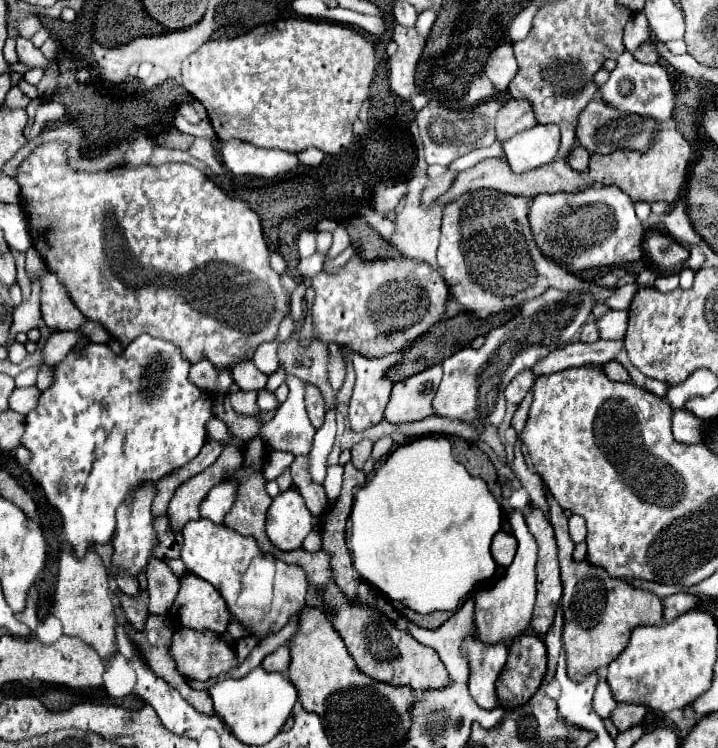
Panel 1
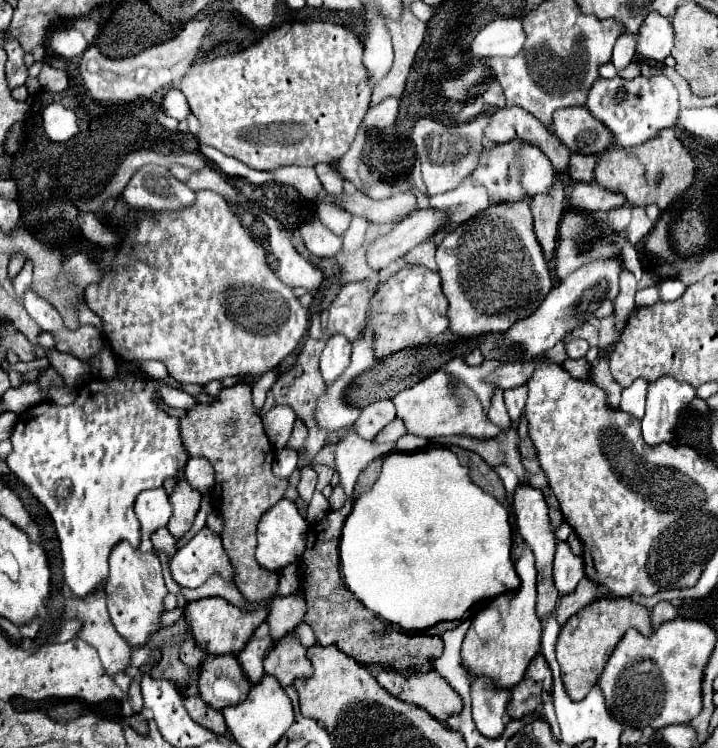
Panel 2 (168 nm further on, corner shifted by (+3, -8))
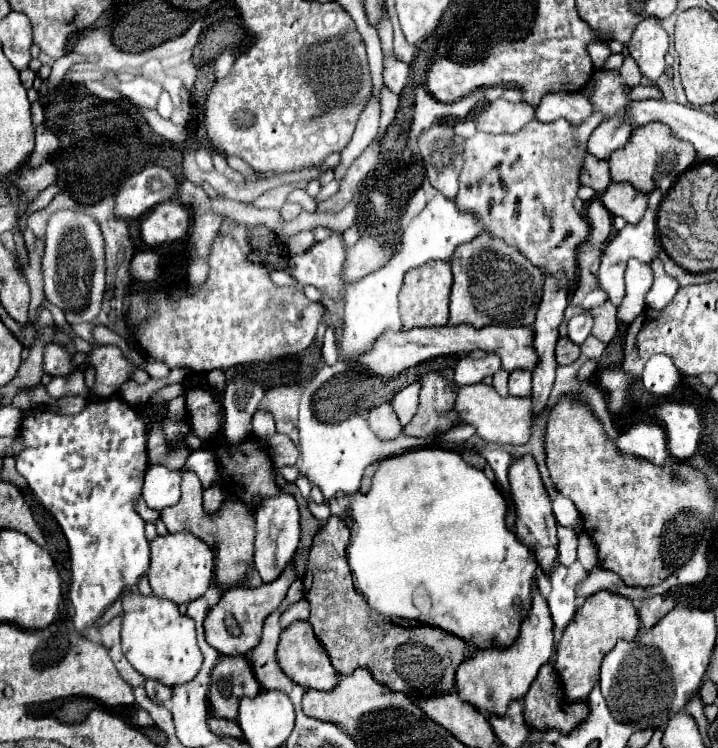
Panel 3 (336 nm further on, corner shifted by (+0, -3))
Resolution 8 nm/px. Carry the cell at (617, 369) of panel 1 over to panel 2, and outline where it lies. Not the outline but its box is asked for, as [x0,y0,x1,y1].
[563,359,591,379]

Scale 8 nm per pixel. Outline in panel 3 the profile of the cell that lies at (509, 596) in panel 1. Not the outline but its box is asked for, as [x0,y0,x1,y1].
[456,588,554,714]

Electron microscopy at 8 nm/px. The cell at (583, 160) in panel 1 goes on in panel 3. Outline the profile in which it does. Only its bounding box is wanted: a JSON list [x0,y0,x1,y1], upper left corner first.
[580,154,610,194]

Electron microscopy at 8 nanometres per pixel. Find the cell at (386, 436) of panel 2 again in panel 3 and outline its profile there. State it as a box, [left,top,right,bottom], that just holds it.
[402,372,458,438]

